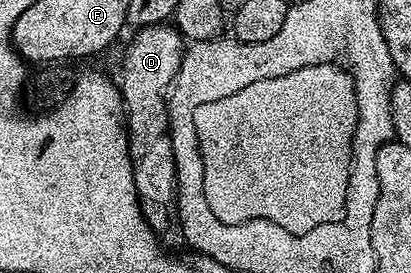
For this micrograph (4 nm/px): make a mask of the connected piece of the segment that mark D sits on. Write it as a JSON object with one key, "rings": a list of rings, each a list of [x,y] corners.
{"rings":[[[170,24],[143,26],[135,34],[132,44],[126,50],[124,72],[120,77],[129,152],[134,152],[130,157],[133,183],[136,184],[142,214],[158,241],[166,249],[178,250],[187,241],[179,218],[177,158],[171,142],[166,142],[158,134],[162,128],[169,128],[169,95],[182,63],[184,39],[177,27]]]}

